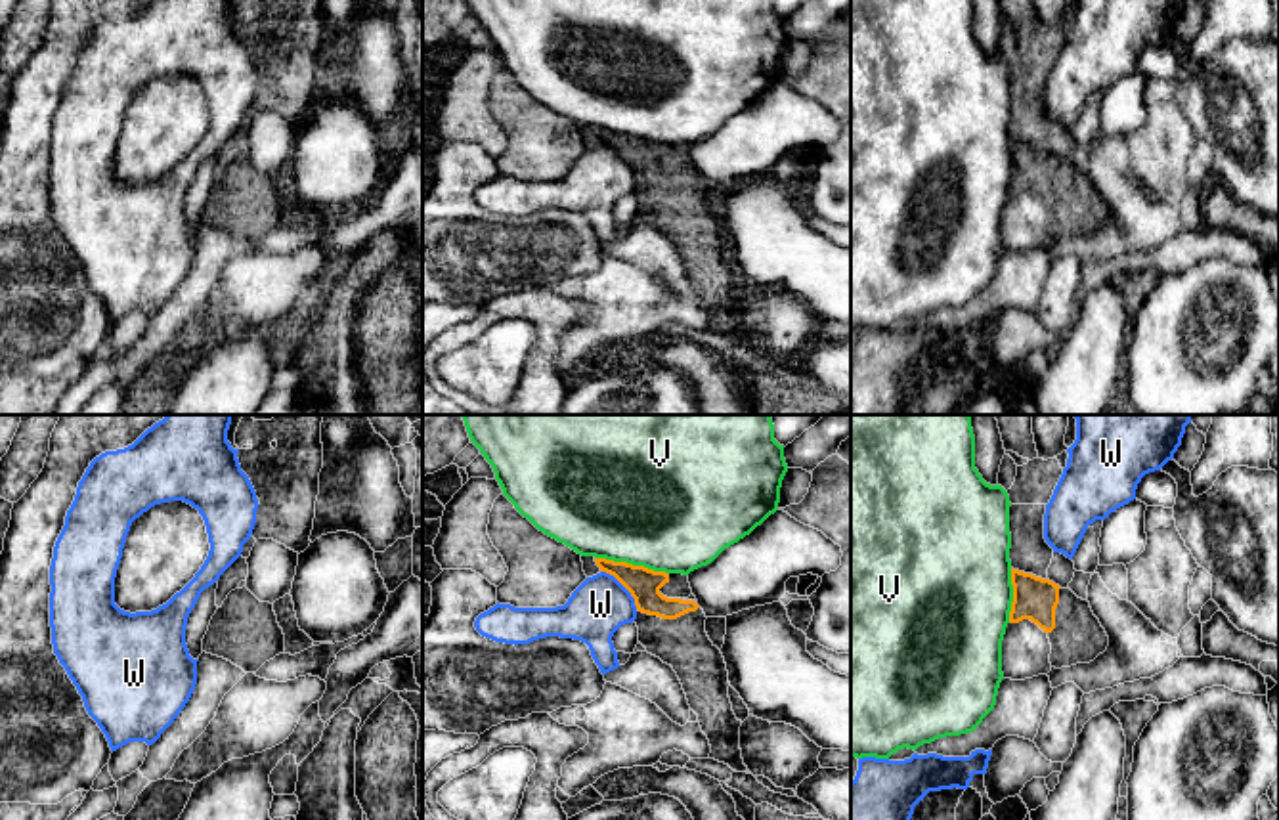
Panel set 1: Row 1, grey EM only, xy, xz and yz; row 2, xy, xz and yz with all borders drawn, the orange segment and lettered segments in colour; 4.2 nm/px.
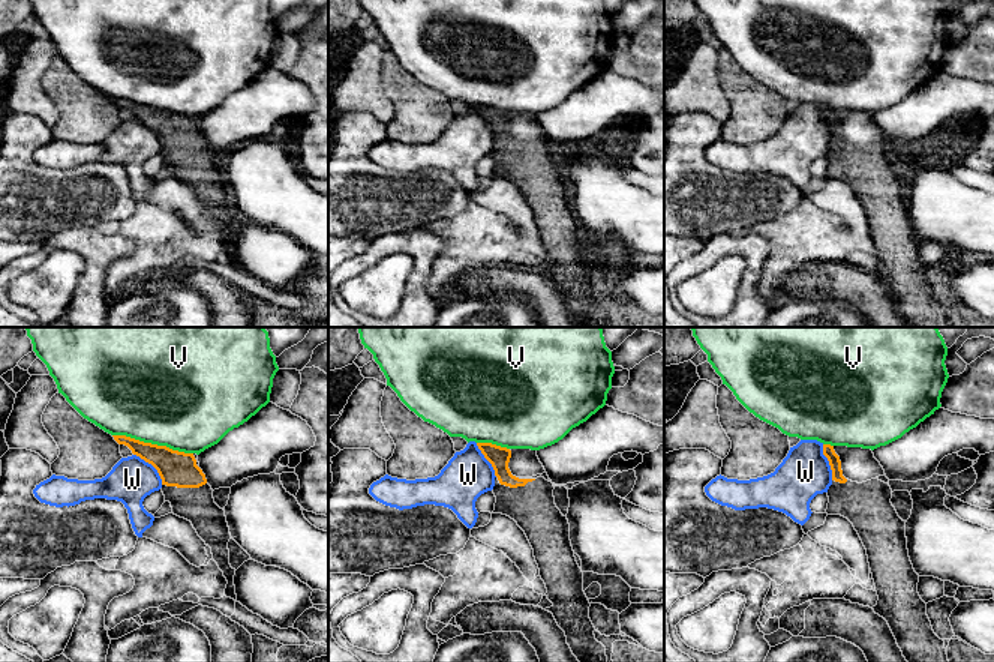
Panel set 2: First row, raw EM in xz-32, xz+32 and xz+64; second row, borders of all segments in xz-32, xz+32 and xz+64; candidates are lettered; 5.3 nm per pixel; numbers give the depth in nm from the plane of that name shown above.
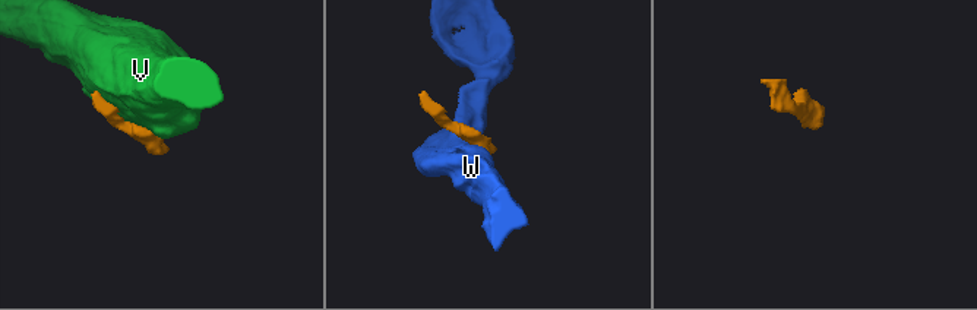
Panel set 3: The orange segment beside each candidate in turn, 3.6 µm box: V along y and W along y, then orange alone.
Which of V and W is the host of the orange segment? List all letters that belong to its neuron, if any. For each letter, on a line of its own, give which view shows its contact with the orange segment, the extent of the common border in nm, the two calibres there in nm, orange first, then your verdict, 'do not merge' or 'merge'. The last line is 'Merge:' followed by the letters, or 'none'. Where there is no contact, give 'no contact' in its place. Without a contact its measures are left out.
V: meets orange in xz; contact 320 nm long; 140 nm thick on the orange side, 500 nm on the other; do not merge
W: meets orange in xz; contact 220 nm long; 140 nm thick on the orange side, 240 nm on the other; do not merge
Merge: none

